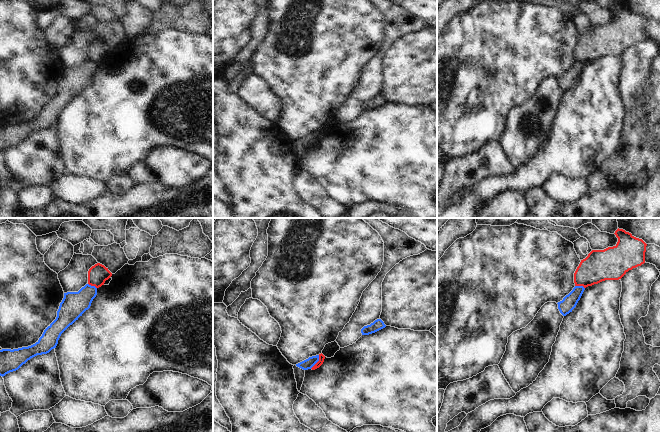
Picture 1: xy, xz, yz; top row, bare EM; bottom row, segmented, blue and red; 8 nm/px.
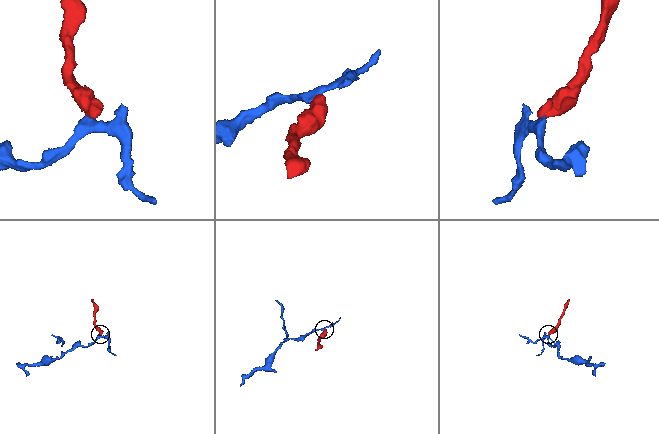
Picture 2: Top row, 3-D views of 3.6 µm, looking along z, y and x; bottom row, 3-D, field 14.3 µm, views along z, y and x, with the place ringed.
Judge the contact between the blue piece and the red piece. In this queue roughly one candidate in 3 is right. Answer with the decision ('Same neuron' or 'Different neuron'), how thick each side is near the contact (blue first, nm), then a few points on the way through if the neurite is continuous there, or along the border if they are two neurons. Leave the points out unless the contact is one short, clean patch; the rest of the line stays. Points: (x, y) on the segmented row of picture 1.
Different neuron. Thickness 80 nm (blue) against 50 nm. Boundary: xz (319, 355), (319, 359), (310, 368)

